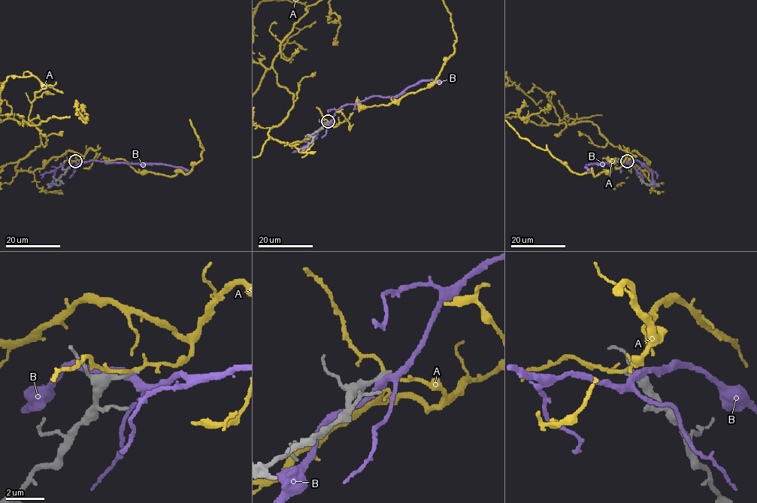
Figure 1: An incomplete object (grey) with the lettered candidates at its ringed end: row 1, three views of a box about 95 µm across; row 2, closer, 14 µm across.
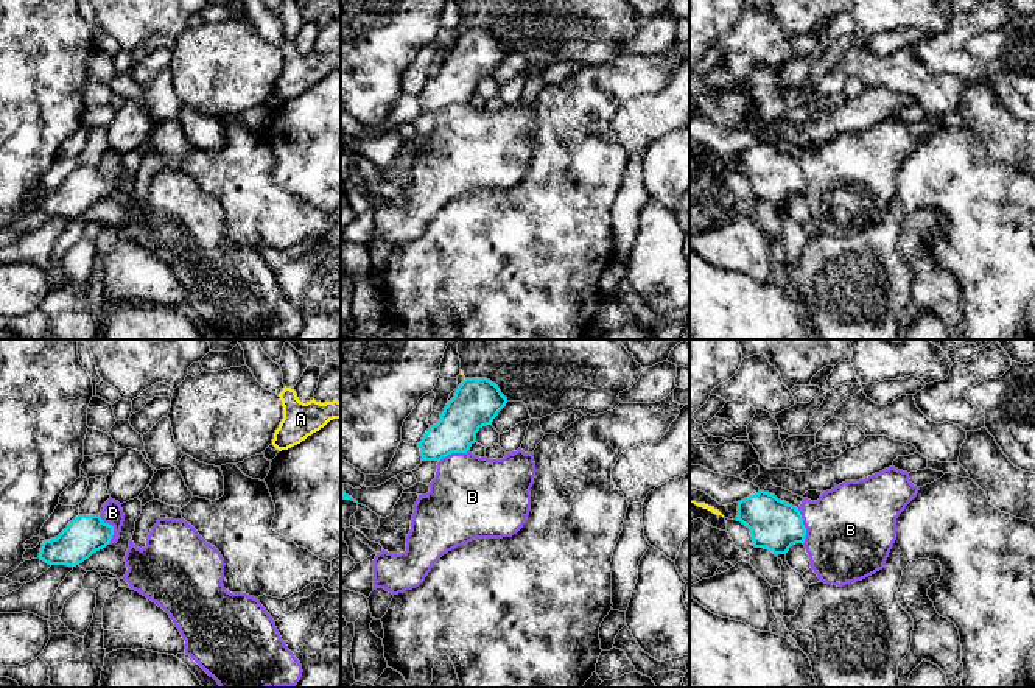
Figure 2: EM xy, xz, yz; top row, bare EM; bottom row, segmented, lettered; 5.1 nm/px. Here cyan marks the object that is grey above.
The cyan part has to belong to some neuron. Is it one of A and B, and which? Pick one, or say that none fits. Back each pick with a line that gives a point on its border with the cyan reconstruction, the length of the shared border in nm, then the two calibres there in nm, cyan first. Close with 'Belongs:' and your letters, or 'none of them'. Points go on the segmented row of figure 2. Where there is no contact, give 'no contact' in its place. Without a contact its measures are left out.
Belongs: none of them

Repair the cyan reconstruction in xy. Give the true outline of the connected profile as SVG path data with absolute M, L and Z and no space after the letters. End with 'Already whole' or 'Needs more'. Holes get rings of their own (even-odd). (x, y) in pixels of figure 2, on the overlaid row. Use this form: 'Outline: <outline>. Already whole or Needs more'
Outline: M78 515L56 539L44 540L39 559L48 565L76 567L106 548L112 535L114 526L100 515Z. Already whole

